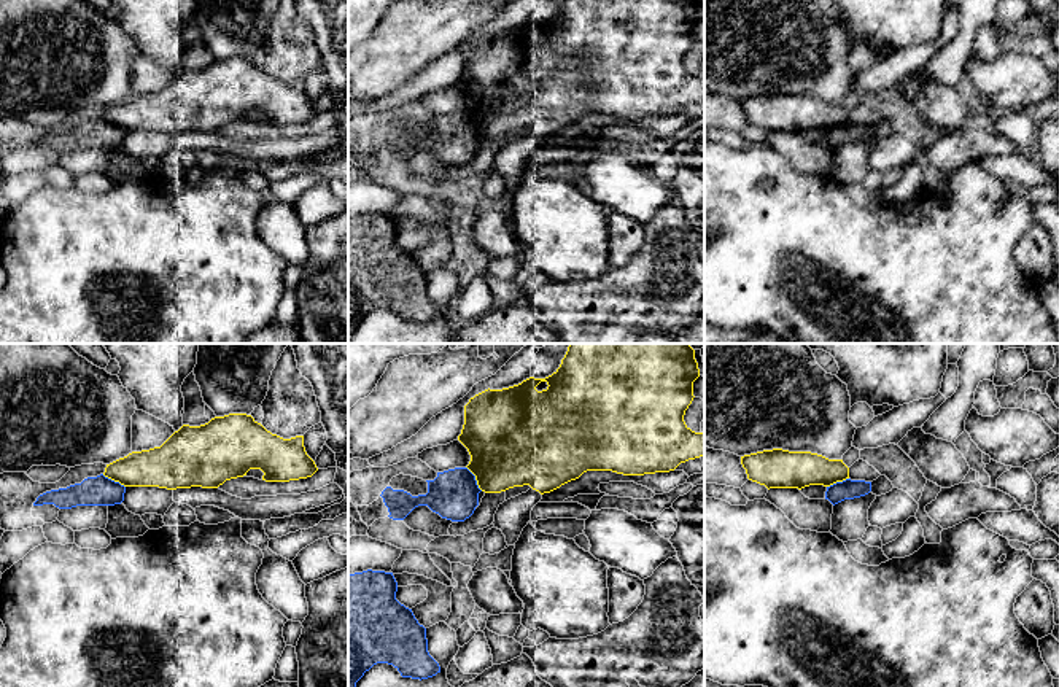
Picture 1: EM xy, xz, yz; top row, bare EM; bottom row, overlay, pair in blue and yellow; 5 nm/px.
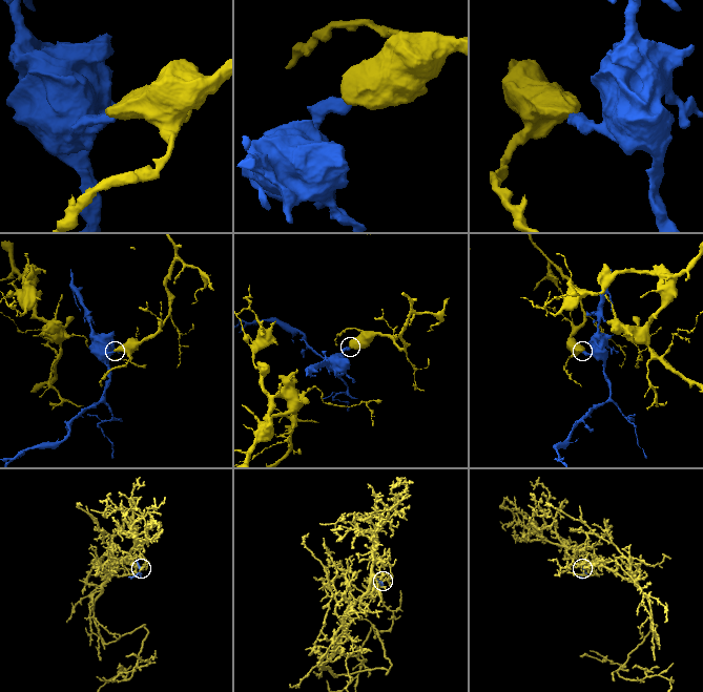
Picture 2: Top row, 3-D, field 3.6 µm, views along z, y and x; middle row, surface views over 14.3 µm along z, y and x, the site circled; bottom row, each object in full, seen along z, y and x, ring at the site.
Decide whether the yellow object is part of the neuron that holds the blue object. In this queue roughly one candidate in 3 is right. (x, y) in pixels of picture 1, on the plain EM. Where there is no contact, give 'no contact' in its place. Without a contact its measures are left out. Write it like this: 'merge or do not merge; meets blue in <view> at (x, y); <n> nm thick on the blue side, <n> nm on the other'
do not merge; meets blue in xz at (474, 123); 240 nm thick on the blue side, 420 nm on the other

